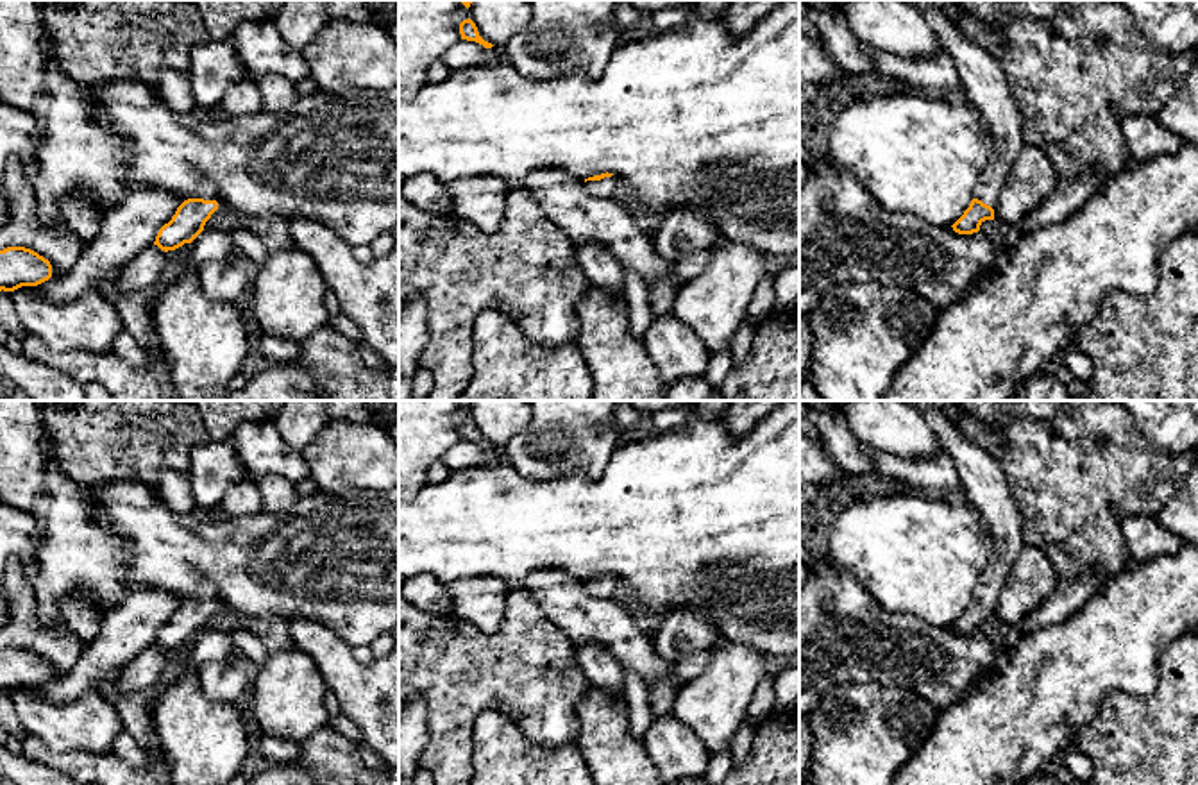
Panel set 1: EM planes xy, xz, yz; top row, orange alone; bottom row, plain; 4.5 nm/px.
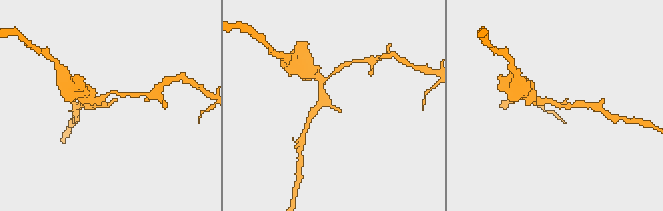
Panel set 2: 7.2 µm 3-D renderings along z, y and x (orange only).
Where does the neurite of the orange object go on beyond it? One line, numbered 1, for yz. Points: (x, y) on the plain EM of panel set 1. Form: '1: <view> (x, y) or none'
1: yz (982, 483)

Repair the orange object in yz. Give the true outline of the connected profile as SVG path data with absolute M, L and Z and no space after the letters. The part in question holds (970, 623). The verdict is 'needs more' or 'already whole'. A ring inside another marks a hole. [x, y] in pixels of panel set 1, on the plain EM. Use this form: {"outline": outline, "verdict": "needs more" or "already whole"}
{"outline": "M926 408L921 413L935 431L939 447L957 463L960 497L982 513L994 536L994 549L974 590L974 599L951 626L958 635L973 635L985 620L994 620L998 594L1014 560L1026 545L1023 520L998 460L971 442L944 411Z", "verdict": "needs more"}

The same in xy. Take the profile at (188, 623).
{"outline": "M204 583L198 587L195 595L184 601L172 620L159 629L154 646L168 653L191 644L218 610L216 599L218 592L215 585Z", "verdict": "needs more"}

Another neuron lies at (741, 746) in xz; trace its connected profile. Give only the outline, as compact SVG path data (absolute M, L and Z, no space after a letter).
M746 719L735 731L730 746L733 767L742 765L749 758L753 747L753 737L755 728Z

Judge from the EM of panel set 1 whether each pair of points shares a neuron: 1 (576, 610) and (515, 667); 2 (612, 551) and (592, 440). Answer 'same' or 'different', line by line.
1: different
2: different

